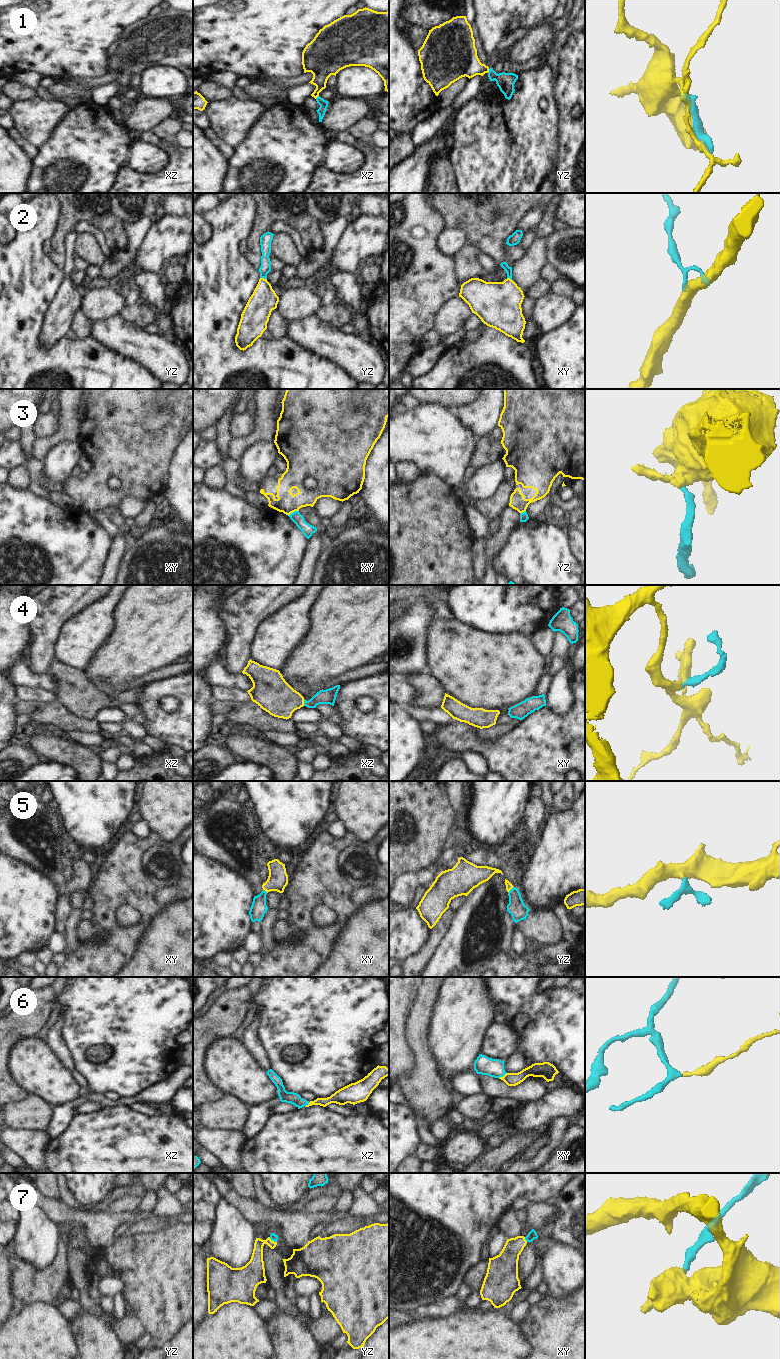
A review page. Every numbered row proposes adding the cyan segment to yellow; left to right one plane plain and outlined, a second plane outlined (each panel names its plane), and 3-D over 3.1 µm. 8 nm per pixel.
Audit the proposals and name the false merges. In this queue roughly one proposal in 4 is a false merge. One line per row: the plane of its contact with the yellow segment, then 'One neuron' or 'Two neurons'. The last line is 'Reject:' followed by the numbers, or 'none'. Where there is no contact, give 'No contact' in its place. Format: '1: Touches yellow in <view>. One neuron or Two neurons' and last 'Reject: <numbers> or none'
1: Touches yellow in yz. One neuron
2: Touches yellow in yz. One neuron
3: Touches yellow in xy. Two neurons
4: Touches yellow in xz. One neuron
5: Touches yellow in yz. One neuron
6: Touches yellow in xy. One neuron
7: Touches yellow in xy. One neuron
Reject: 3.

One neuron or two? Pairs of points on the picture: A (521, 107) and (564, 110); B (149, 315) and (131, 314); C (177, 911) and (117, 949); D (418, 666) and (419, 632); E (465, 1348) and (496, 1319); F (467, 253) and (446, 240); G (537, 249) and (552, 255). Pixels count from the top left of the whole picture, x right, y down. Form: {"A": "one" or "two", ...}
{"A": "two", "B": "one", "C": "two", "D": "one", "E": "one", "F": "two", "G": "two"}

